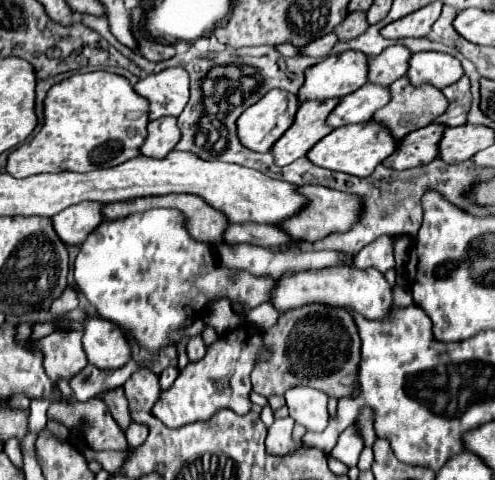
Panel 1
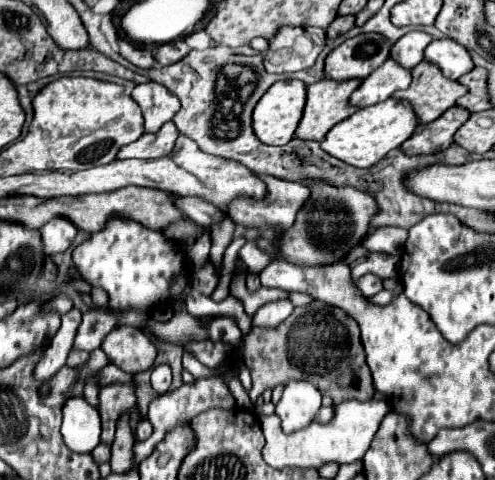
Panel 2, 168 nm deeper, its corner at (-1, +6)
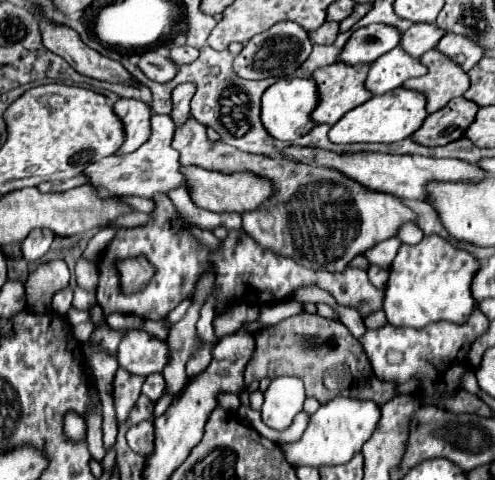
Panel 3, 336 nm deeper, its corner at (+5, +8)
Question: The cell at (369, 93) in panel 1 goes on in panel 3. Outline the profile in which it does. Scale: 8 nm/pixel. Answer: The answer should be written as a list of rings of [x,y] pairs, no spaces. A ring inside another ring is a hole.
[[[401,46],[393,48],[385,56],[379,56],[369,70],[367,76],[367,88],[373,94],[389,92],[401,86],[405,80],[425,74],[427,68],[421,64],[419,58],[409,56]]]

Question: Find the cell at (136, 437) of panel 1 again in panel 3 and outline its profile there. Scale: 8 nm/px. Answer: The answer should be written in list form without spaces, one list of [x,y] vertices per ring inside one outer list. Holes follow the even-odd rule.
[[[153,420],[141,422],[137,426],[133,426],[127,432],[127,442],[131,446],[133,452],[141,454],[141,456],[151,456],[153,454],[153,442],[155,442],[155,434],[153,434]]]

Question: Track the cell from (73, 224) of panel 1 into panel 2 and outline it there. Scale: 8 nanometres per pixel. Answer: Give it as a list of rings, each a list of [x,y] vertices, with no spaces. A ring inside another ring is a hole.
[[[55,216],[53,220],[49,220],[43,228],[43,242],[45,242],[45,250],[47,254],[57,254],[57,252],[65,252],[73,238],[77,236],[79,228],[65,216]]]

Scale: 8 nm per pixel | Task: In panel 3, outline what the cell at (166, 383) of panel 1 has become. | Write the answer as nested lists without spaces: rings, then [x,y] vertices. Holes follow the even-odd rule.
[[[153,374],[153,376],[147,376],[145,384],[143,384],[143,394],[151,400],[151,402],[157,402],[161,398],[165,390],[165,380],[161,374]]]

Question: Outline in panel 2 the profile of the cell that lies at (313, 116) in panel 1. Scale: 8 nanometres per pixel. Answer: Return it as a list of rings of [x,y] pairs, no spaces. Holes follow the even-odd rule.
[[[319,80],[307,86],[307,104],[295,130],[295,138],[321,142],[337,122],[349,118],[355,112],[353,106],[347,106],[347,100],[359,84],[361,80]]]

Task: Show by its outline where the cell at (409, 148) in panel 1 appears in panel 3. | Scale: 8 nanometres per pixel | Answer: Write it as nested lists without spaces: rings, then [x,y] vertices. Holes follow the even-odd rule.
[[[453,98],[445,108],[429,114],[423,126],[413,132],[413,140],[425,146],[445,146],[457,138],[465,136],[465,130],[475,120],[479,106],[475,102],[461,98]]]

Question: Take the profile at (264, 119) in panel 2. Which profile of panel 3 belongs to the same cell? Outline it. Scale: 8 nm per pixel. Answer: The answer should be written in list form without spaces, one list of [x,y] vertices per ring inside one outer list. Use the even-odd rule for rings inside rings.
[[[291,78],[291,80],[277,80],[273,86],[269,86],[263,94],[261,104],[261,120],[269,134],[277,140],[297,140],[305,136],[311,128],[315,128],[315,122],[311,118],[311,112],[319,104],[319,90],[313,78]]]

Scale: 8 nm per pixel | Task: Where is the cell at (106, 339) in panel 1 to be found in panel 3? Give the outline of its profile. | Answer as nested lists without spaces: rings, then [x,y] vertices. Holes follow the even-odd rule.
[[[129,330],[119,344],[117,362],[131,374],[151,376],[163,372],[169,356],[167,342],[143,330]]]

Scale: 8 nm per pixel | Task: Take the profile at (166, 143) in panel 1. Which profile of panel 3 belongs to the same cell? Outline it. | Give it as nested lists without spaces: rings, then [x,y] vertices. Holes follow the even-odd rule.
[[[153,114],[151,116],[151,136],[145,144],[141,144],[135,152],[125,156],[107,156],[105,160],[89,164],[83,174],[93,184],[97,196],[143,196],[151,198],[153,194],[167,194],[171,188],[183,184],[183,176],[179,172],[179,152],[171,146],[175,122],[171,116]]]

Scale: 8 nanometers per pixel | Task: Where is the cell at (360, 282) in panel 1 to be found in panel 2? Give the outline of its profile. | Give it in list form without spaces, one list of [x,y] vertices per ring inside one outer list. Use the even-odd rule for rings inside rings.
[[[365,274],[361,276],[357,282],[355,282],[355,288],[361,292],[361,296],[369,298],[369,296],[375,296],[377,292],[383,290],[383,284],[381,284],[381,278],[375,276],[375,274]]]

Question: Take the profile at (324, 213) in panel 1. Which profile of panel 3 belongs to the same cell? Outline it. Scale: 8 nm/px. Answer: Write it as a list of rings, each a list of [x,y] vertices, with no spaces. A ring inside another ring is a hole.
[[[181,166],[181,174],[185,176],[185,186],[191,196],[191,202],[199,208],[211,210],[211,212],[247,212],[257,208],[263,200],[267,200],[273,194],[273,188],[269,180],[259,178],[251,172],[235,172],[235,174],[221,174],[211,172],[199,166]]]

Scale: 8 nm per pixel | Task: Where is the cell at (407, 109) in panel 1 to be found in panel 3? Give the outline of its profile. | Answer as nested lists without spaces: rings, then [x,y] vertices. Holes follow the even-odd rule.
[[[429,50],[421,56],[421,62],[429,68],[427,74],[411,78],[403,86],[425,92],[429,114],[447,106],[451,98],[463,96],[467,92],[469,76],[449,56],[441,54],[439,50]]]

